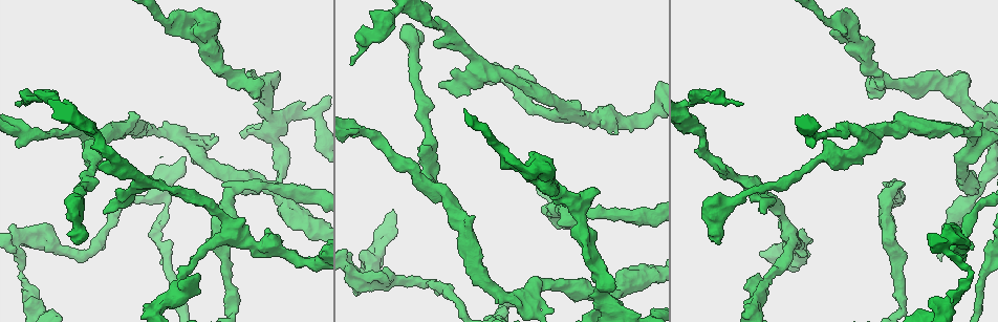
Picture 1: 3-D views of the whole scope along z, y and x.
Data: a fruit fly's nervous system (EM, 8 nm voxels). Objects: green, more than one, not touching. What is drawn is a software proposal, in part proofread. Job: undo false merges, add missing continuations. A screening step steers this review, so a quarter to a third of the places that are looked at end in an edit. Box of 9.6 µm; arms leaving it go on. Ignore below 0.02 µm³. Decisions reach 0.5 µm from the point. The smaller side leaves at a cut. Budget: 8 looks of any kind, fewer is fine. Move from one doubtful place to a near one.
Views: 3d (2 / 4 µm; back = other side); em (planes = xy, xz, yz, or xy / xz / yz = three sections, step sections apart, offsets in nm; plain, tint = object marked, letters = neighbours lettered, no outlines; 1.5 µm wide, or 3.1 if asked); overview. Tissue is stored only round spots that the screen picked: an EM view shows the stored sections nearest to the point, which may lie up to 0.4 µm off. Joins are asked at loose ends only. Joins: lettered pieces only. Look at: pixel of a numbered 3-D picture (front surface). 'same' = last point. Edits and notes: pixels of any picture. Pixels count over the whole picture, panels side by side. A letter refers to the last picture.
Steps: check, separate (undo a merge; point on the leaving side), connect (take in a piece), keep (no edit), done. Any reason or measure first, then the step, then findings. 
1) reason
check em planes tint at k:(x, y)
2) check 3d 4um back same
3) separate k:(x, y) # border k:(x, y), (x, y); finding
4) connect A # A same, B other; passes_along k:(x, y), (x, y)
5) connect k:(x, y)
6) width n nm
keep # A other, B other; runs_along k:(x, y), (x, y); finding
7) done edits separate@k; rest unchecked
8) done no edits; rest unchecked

thick end
check em planes letters at 1:(80, 243)

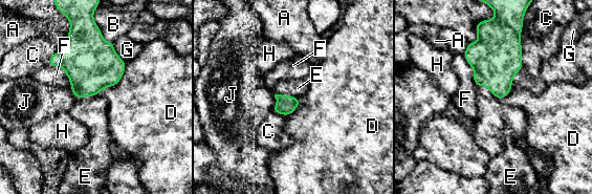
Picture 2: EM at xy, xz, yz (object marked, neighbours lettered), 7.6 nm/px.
connect 2:(497, 122) # A other, B other, C other, D other, E same, F other, G other, H other, J other; passes_along 2:(496, 59), (489, 90), (497, 122); it goes on there

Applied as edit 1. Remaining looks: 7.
redraw
check overview

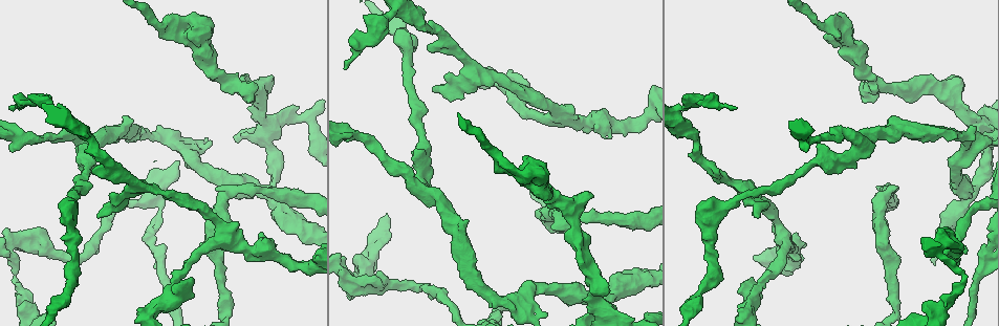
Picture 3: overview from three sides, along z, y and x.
stops while still wide
check 3d 4um at 3:(556, 230)

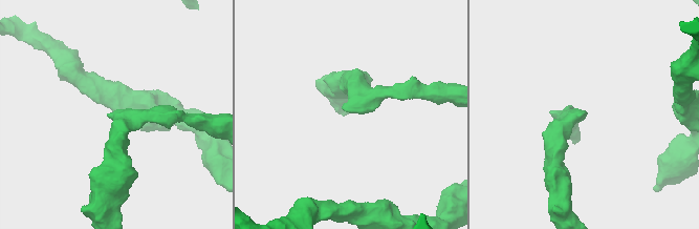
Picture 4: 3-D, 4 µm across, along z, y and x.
check em xz step 8 letters at 4:(348, 110)

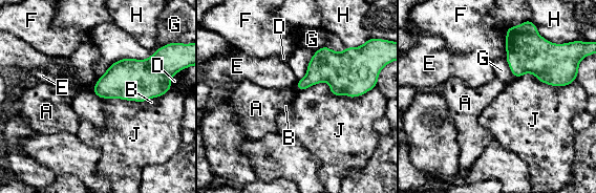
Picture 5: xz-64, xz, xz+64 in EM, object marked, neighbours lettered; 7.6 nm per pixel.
keep # A other, B other, D other, E other, F other, G other, H other, J other; border 5:(375, 87), (299, 91); no lettered piece goes on from it

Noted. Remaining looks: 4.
branch stops here
check em xz step 4 tint at 3:(586, 315)

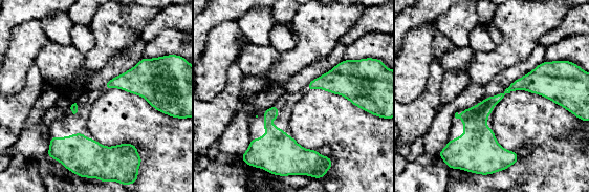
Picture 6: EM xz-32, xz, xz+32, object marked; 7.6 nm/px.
check em xz step 4 letters same

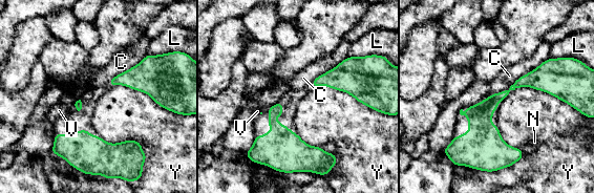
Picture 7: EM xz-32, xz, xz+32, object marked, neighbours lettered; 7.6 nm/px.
longest_contact C 380 nm
keep # C other, L other, N other, V other, Y other; no lettered piece goes on from it

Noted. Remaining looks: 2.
done edits connect@2; rest unchecked

